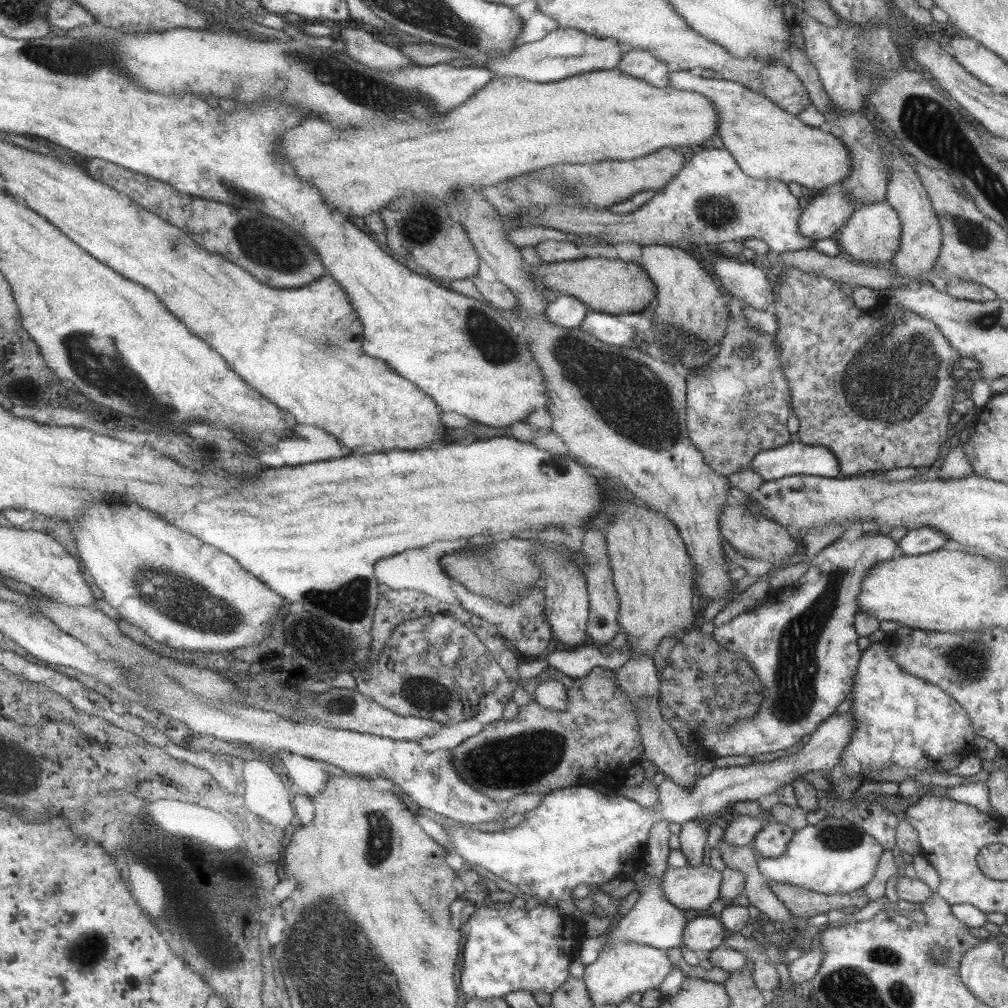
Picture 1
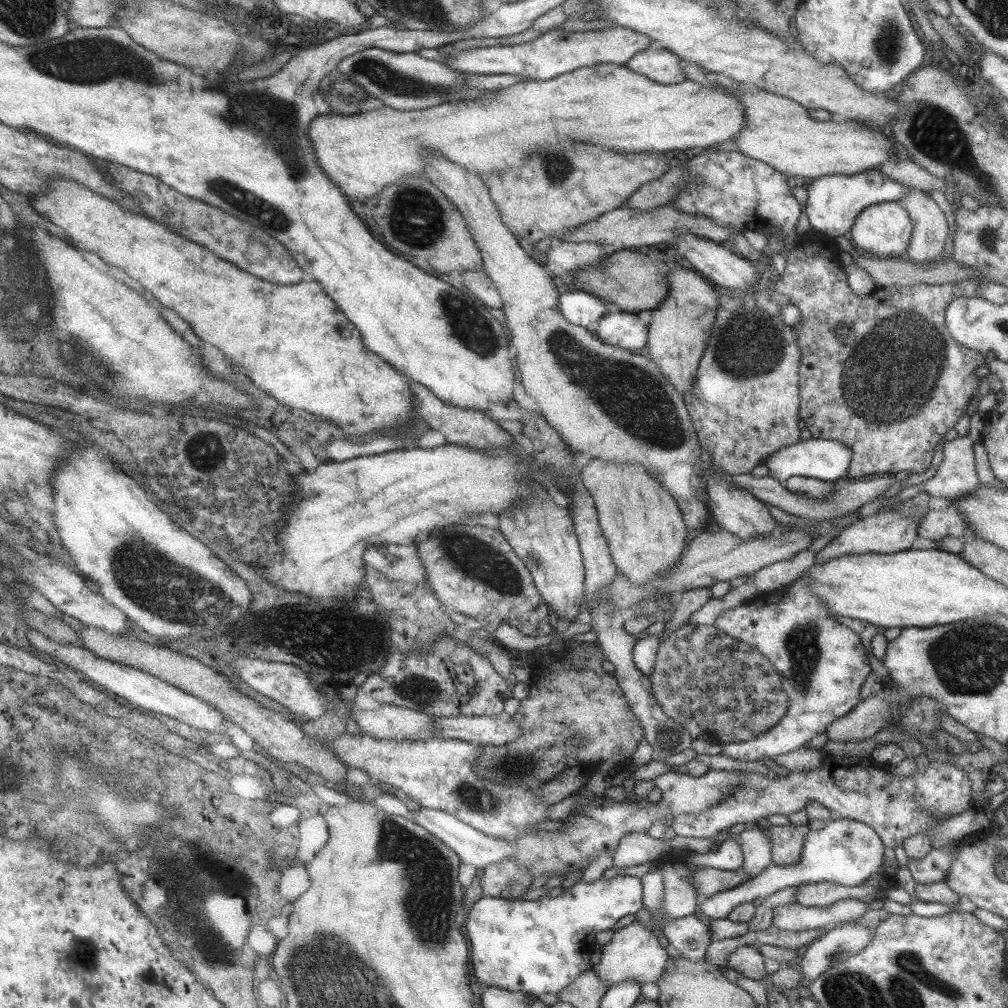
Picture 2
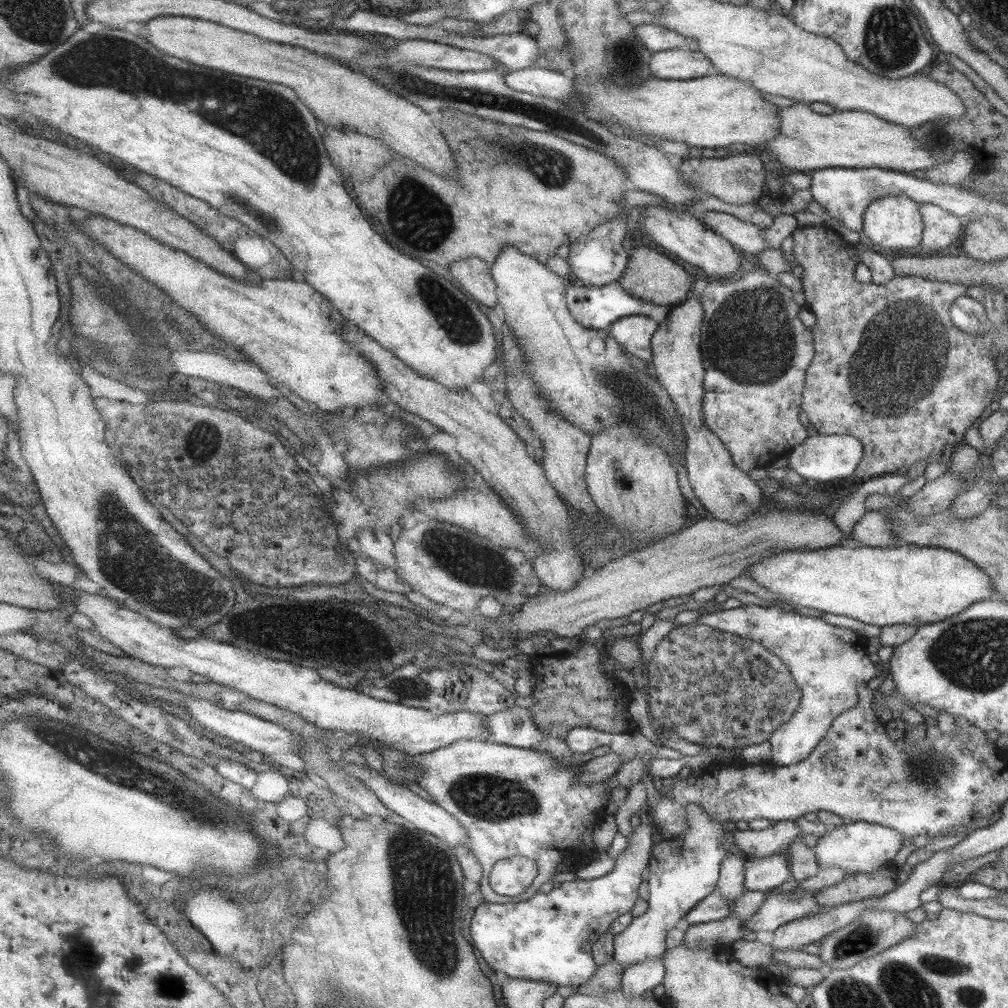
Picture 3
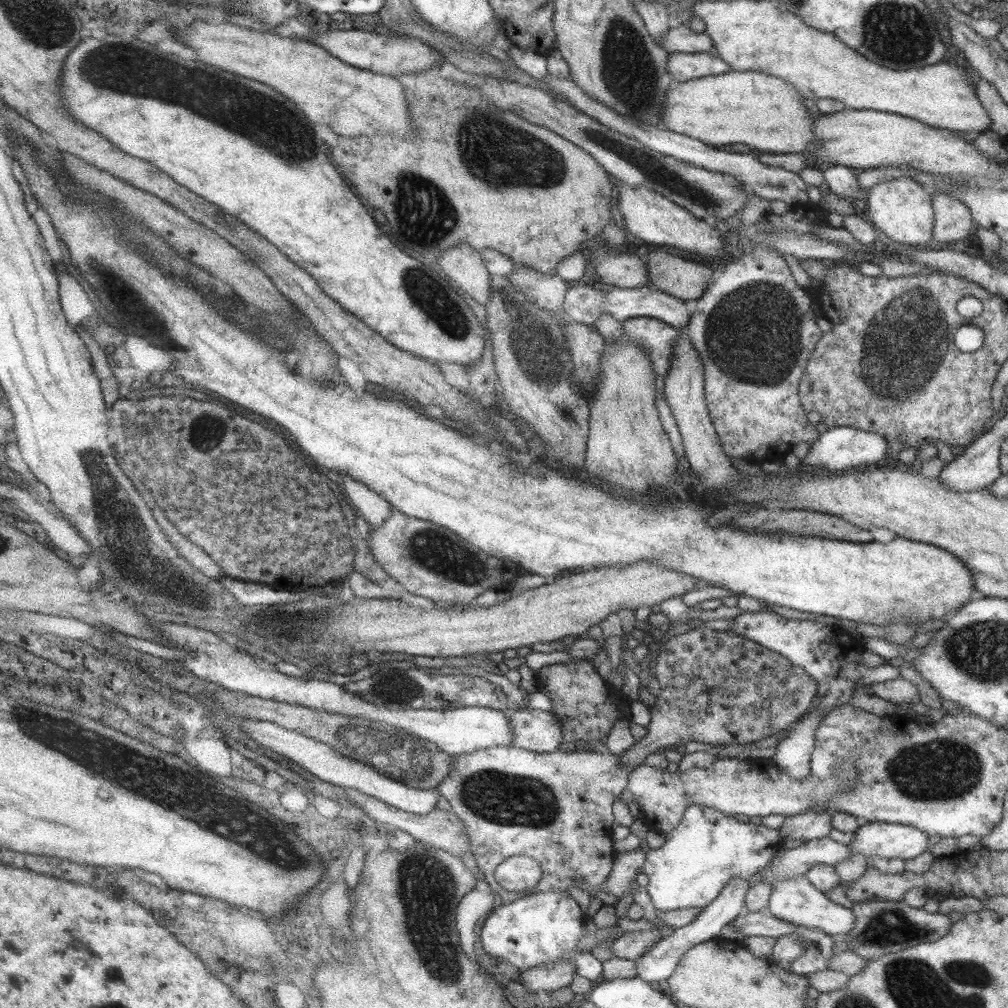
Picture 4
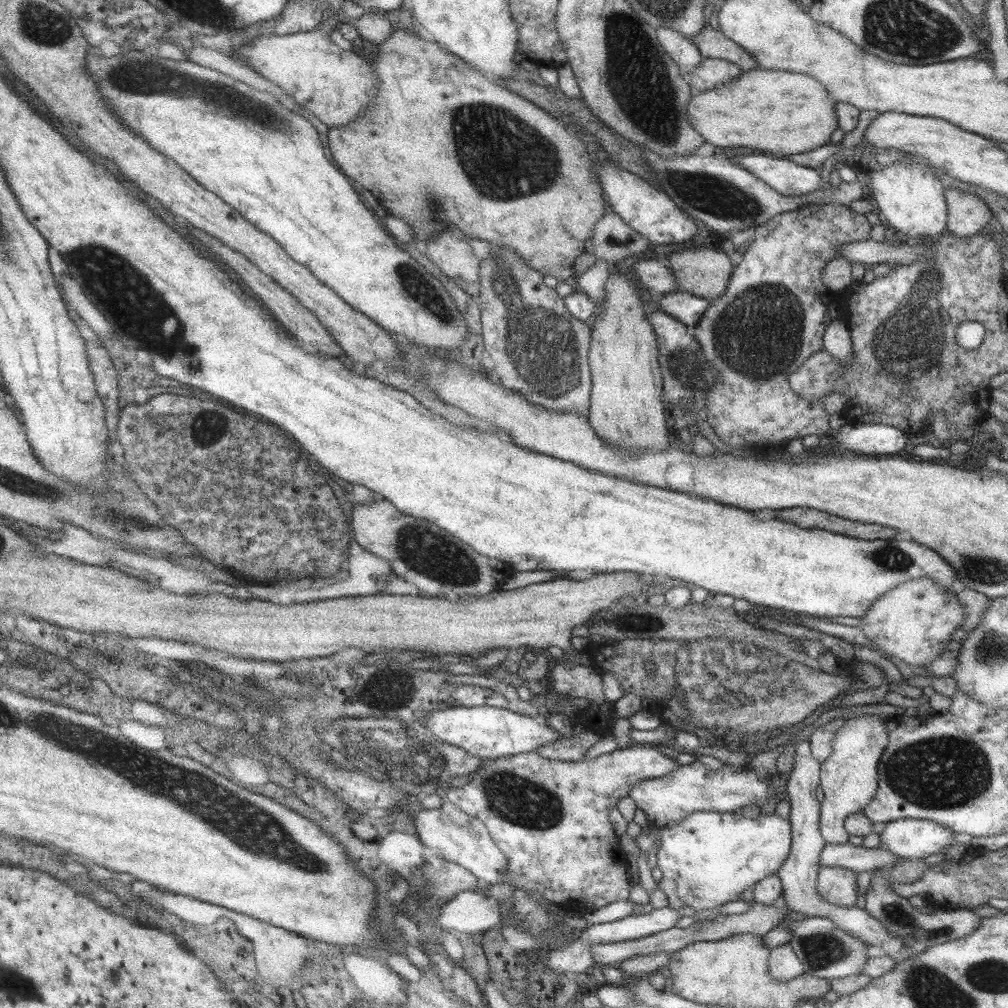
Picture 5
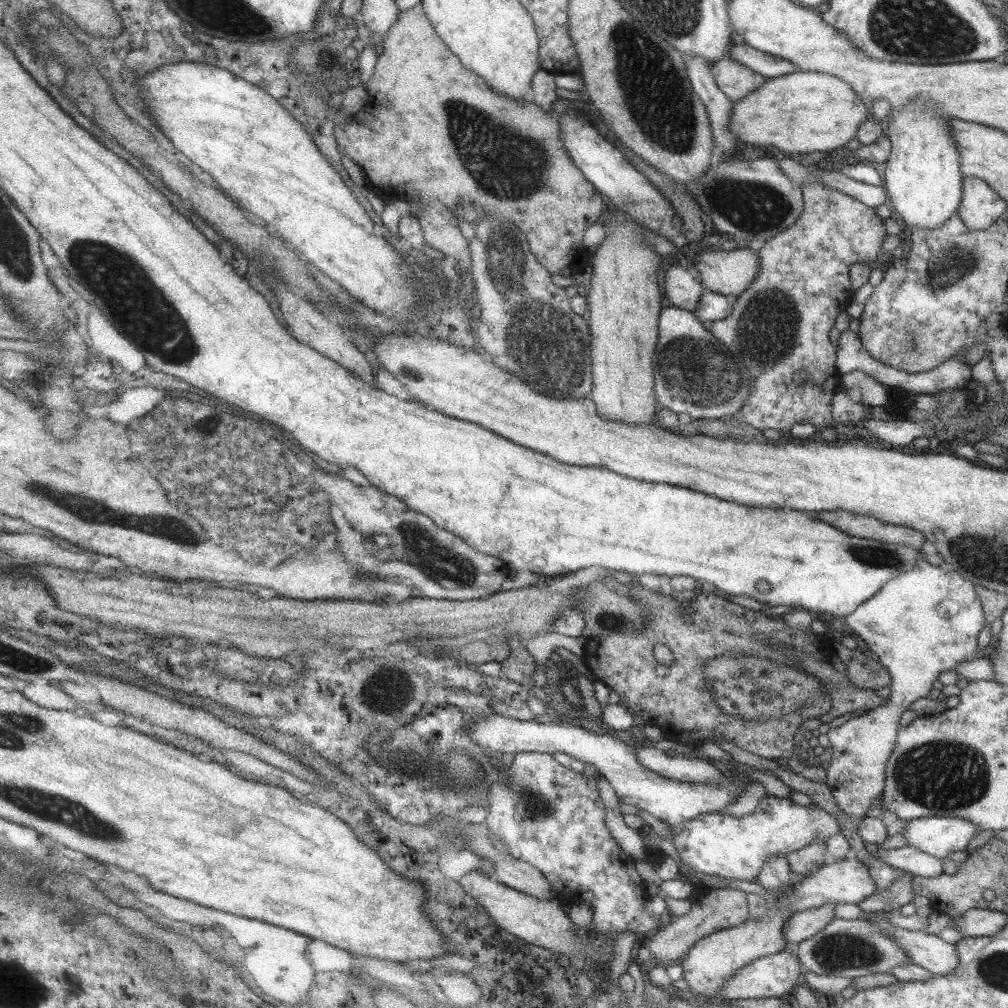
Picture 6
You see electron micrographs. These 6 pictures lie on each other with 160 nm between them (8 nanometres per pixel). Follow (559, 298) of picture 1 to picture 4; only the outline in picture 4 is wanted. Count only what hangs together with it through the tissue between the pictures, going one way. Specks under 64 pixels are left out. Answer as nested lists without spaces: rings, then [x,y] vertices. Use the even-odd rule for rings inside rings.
[[[570,283],[564,294],[562,310],[569,320],[587,326],[593,326],[602,314],[608,314],[611,318],[619,321],[637,316],[647,316],[670,324],[673,328],[681,329],[686,326],[690,317],[683,300],[669,296],[654,286],[648,287],[647,285],[635,288],[619,288],[613,286],[598,287],[598,285],[575,286]]]

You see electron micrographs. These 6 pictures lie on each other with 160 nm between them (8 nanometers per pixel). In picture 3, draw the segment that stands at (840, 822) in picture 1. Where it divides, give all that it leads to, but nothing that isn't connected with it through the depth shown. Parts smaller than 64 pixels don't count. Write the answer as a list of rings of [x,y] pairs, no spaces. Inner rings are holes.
[[[850,821],[829,828],[827,833],[816,840],[812,848],[820,870],[835,867],[845,871],[847,875],[857,873],[870,874],[880,867],[888,866],[895,853],[901,848],[900,832],[880,824],[863,821]],[[713,889],[691,910],[688,910],[683,918],[682,926],[721,920],[729,915],[733,906],[733,901],[723,899],[719,890]]]

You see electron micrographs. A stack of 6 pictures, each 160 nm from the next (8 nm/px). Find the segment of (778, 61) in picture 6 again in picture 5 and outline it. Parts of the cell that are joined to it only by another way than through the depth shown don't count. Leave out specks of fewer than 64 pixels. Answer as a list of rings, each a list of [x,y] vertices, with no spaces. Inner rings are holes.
[[[710,25],[700,28],[698,35],[689,38],[697,47],[699,54],[705,58],[728,60],[739,65],[744,71],[756,66],[756,62],[739,45],[728,39],[720,30],[714,30]]]

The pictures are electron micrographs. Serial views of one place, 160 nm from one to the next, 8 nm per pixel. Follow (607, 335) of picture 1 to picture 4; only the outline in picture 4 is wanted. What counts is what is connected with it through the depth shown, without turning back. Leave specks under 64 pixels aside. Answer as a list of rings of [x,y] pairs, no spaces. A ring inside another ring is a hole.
[[[637,316],[622,320],[622,336],[642,348],[658,379],[666,375],[670,352],[679,333],[679,329],[656,318]]]

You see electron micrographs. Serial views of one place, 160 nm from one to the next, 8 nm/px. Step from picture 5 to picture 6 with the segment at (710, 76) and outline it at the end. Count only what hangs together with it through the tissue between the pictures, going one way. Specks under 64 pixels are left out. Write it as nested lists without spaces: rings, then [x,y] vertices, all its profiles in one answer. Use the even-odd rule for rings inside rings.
[[[727,56],[716,60],[711,69],[713,82],[732,103],[746,97],[745,94],[754,91],[766,81],[765,76],[753,72],[750,68],[743,66],[736,60],[731,60]]]

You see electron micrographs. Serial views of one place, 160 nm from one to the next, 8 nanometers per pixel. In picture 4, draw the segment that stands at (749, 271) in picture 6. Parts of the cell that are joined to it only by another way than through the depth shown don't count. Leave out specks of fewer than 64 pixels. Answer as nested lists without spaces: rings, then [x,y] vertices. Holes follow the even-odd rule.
[[[652,251],[646,255],[646,285],[679,300],[698,299],[717,274],[707,265],[683,260],[667,252]]]

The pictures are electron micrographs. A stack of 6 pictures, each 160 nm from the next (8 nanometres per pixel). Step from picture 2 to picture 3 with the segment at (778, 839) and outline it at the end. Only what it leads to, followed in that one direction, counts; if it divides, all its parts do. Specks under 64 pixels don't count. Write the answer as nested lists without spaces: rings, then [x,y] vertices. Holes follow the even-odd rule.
[[[801,833],[783,851],[786,861],[789,862],[790,878],[799,882],[811,876],[816,876],[817,872],[819,872],[819,865],[817,865],[815,860],[813,849],[803,843],[803,835]]]

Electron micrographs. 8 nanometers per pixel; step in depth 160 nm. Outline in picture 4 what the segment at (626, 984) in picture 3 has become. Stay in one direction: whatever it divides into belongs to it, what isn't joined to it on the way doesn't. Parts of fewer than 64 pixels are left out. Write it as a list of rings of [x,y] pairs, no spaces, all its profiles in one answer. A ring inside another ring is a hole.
[[[745,879],[728,880],[719,891],[719,894],[702,908],[697,917],[683,926],[674,928],[672,933],[659,939],[634,960],[635,977],[650,984],[668,979],[672,975],[679,957],[686,950],[689,950],[697,943],[707,942],[707,940],[711,940],[714,937],[718,938],[721,934],[722,926],[729,924],[737,915],[744,911],[744,896],[748,887],[749,884]]]

